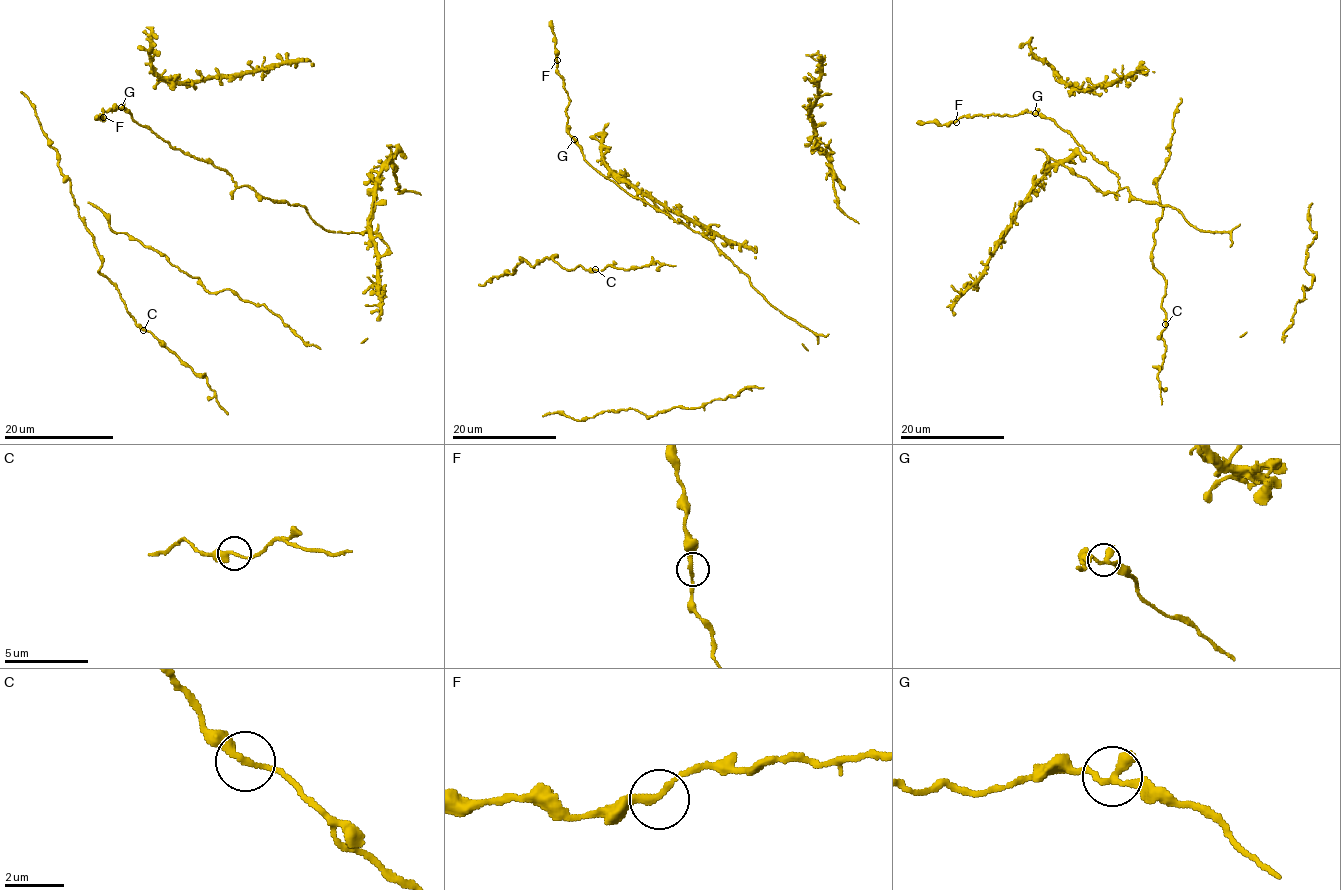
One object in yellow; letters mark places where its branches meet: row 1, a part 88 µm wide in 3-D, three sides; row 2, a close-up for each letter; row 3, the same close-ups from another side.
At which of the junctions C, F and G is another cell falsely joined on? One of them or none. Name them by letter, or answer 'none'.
none

